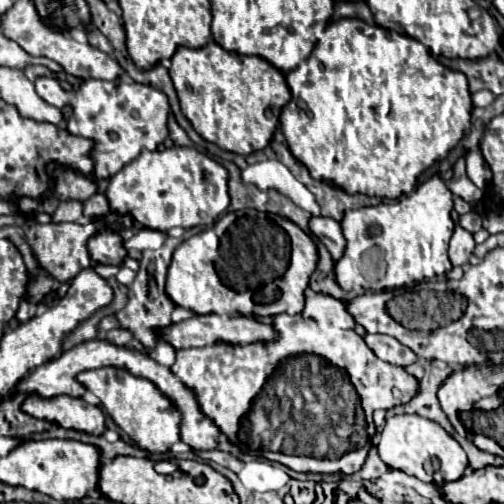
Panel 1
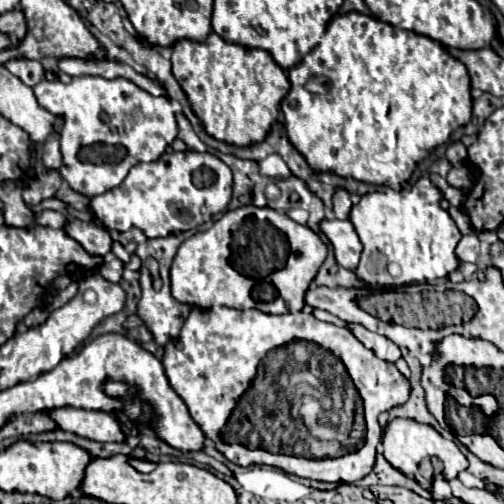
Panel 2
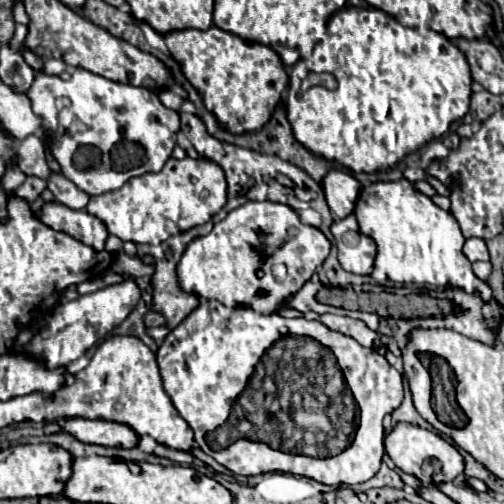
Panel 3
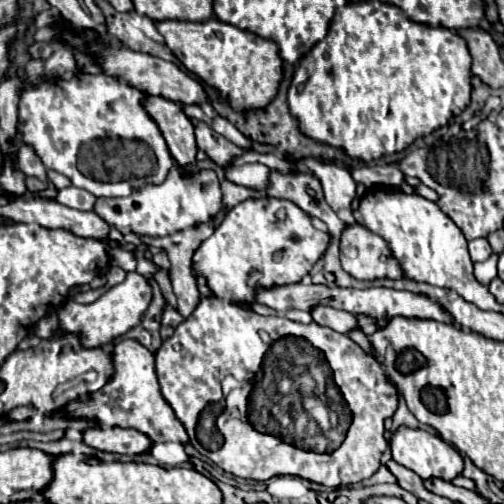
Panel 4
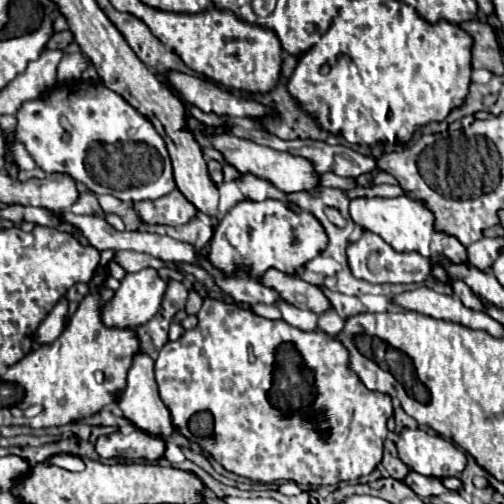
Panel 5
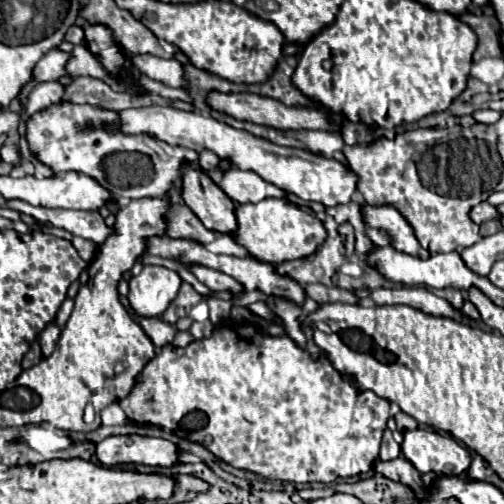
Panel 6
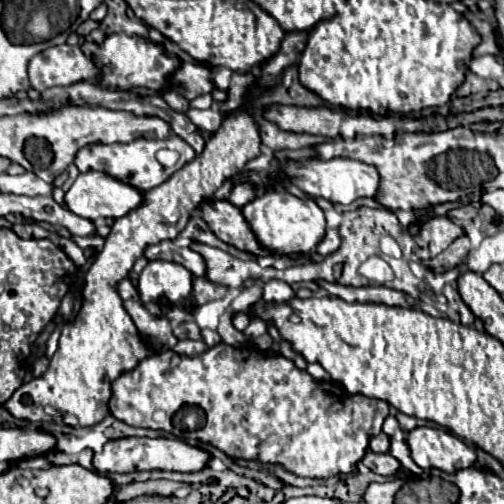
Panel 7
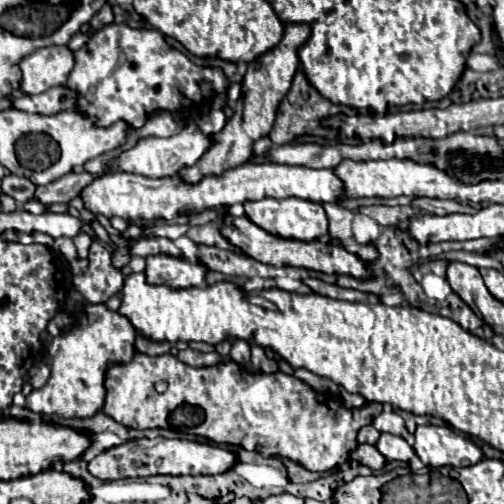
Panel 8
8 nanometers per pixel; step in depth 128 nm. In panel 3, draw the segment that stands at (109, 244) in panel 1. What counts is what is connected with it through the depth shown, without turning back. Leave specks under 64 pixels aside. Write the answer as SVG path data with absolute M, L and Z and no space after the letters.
M58 202L42 204L42 208L36 216L50 228L54 228L58 232L66 232L68 236L80 240L82 244L86 244L98 252L104 250L108 230L104 228L104 224L100 220L96 220L96 216L92 216L88 212L72 210Z

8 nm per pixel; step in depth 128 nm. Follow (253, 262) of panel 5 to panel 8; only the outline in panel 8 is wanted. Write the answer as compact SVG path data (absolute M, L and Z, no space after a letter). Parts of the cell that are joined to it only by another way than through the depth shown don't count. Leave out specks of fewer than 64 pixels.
M264 198L264 200L258 200L258 202L244 202L244 210L246 210L246 216L256 226L260 226L262 230L266 230L268 234L274 234L278 238L312 242L312 240L318 240L320 236L324 236L328 232L328 218L326 218L322 204L316 204L316 202L310 202L310 200Z

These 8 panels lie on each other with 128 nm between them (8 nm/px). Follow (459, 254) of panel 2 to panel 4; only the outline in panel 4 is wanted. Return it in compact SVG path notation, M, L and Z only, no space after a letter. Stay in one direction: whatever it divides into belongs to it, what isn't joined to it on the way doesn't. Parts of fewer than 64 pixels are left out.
M476 238L476 240L468 242L468 252L474 262L484 262L492 254L492 248L486 238Z

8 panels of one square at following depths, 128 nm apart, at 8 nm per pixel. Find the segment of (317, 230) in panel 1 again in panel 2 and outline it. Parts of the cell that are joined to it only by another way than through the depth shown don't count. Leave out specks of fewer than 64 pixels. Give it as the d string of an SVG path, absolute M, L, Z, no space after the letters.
M338 218L322 220L320 230L330 240L330 244L336 252L338 264L348 268L348 270L356 268L360 252L362 252L362 244L356 236L356 230L352 228L352 222L350 220L338 220Z

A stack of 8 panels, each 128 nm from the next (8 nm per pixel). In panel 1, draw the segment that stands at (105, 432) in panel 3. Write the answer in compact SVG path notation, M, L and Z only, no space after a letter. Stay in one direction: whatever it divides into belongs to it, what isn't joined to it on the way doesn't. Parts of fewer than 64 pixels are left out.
M32 394L22 402L20 408L24 408L24 412L28 412L30 416L56 422L64 428L74 428L98 436L106 430L102 410L98 406L84 402L82 398L72 398L72 396L42 398Z

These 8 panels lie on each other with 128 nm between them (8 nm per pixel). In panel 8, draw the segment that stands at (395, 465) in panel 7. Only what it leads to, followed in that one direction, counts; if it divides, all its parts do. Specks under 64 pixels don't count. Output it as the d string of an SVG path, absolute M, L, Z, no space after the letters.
M360 444L354 452L352 452L352 460L372 468L372 470L382 470L384 464L386 464L386 458L378 452L376 446L370 446L370 444Z

